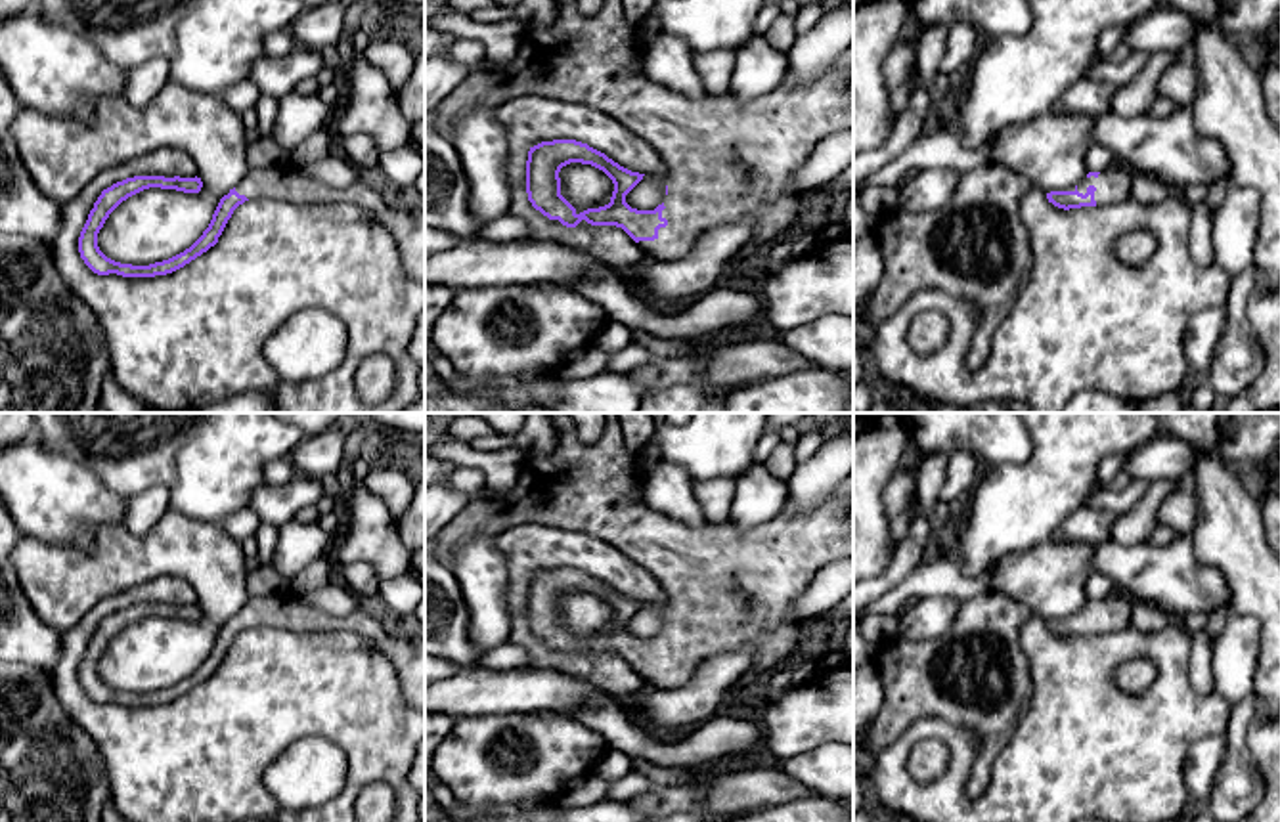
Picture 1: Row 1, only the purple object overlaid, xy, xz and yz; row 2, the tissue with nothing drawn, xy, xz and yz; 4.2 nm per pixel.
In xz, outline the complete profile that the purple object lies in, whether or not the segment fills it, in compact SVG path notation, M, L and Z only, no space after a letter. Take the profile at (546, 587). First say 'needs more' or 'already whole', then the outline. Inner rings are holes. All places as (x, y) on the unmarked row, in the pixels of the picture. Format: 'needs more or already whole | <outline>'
needs more | M547 413L557 432L557 447L551 455L526 453L517 484L507 491L492 491L484 486L467 507L438 531L436 556L452 568L453 549L474 535L496 535L515 524L545 524L566 531L591 535L626 554L629 560L645 566L658 577L668 593L666 627L654 638L637 638L626 631L626 623L643 608L645 602L631 600L605 581L576 568L541 570L528 579L526 621L528 629L549 648L559 648L566 656L576 656L582 648L591 654L622 656L649 684L656 690L672 690L693 679L696 667L714 654L735 650L746 642L756 642L750 667L735 681L729 696L767 677L802 648L802 625L806 619L792 619L790 610L796 598L809 587L815 573L838 560L853 560L853 470L844 478L838 491L821 508L800 514L796 501L788 495L781 514L752 528L739 528L733 518L723 524L706 522L702 528L689 528L643 503L645 476L639 453L626 443L624 430L616 413L605 413L605 430L601 436L584 443L578 440L568 413ZM570 591L591 593L603 598L614 612L610 631L599 637L576 640L561 623L559 600Z

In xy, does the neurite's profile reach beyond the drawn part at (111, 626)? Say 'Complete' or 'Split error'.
Split error

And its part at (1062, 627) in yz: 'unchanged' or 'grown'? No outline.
grown

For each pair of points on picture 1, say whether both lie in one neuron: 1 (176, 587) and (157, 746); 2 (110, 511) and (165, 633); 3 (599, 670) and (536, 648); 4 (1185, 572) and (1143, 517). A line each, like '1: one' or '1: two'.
1: one
2: two
3: one
4: two

